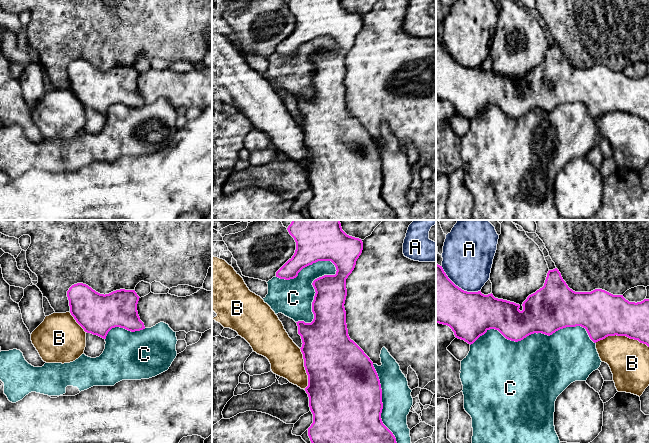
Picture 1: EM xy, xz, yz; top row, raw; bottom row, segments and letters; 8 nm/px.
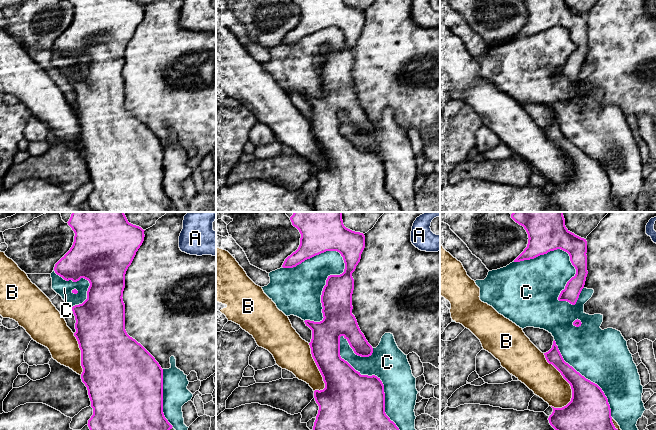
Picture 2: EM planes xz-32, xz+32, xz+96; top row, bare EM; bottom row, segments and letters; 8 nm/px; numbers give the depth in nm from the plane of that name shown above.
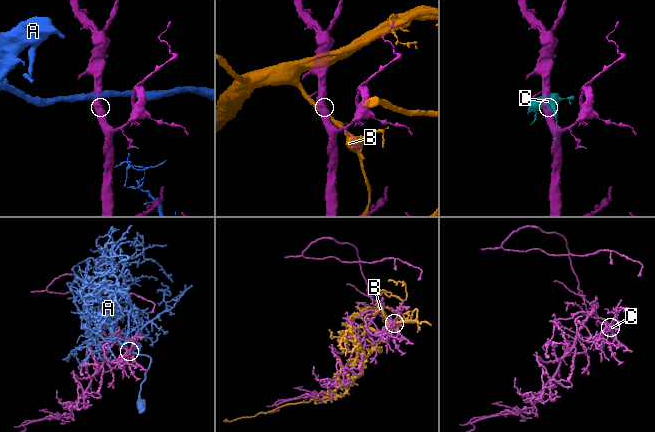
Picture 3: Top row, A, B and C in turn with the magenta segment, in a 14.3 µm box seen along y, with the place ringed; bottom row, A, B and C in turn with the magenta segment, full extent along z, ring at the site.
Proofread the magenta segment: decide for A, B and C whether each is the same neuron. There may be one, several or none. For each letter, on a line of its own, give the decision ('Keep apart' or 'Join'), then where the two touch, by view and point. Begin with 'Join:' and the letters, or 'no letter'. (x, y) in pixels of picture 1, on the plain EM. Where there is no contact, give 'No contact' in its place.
Join: no letter
A: Keep apart. Touches magenta at yz (457, 62)
B: Keep apart. Touches magenta at yz (622, 111)
C: Keep apart. Touches magenta at xz (315, 67)

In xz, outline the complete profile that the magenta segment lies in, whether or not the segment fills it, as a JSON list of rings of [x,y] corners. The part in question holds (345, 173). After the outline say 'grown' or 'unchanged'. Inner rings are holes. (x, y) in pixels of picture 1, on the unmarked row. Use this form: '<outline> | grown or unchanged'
[[[290,0],[287,6],[296,18],[296,26],[292,34],[276,48],[276,53],[294,55],[303,44],[318,37],[331,37],[337,46],[335,51],[324,51],[312,59],[316,68],[312,78],[313,97],[296,98],[308,151],[305,167],[313,190],[313,199],[308,204],[311,219],[397,220],[395,212],[381,195],[382,165],[373,138],[350,115],[346,100],[346,55],[362,29],[362,16],[347,11],[341,0]]] | unchanged

